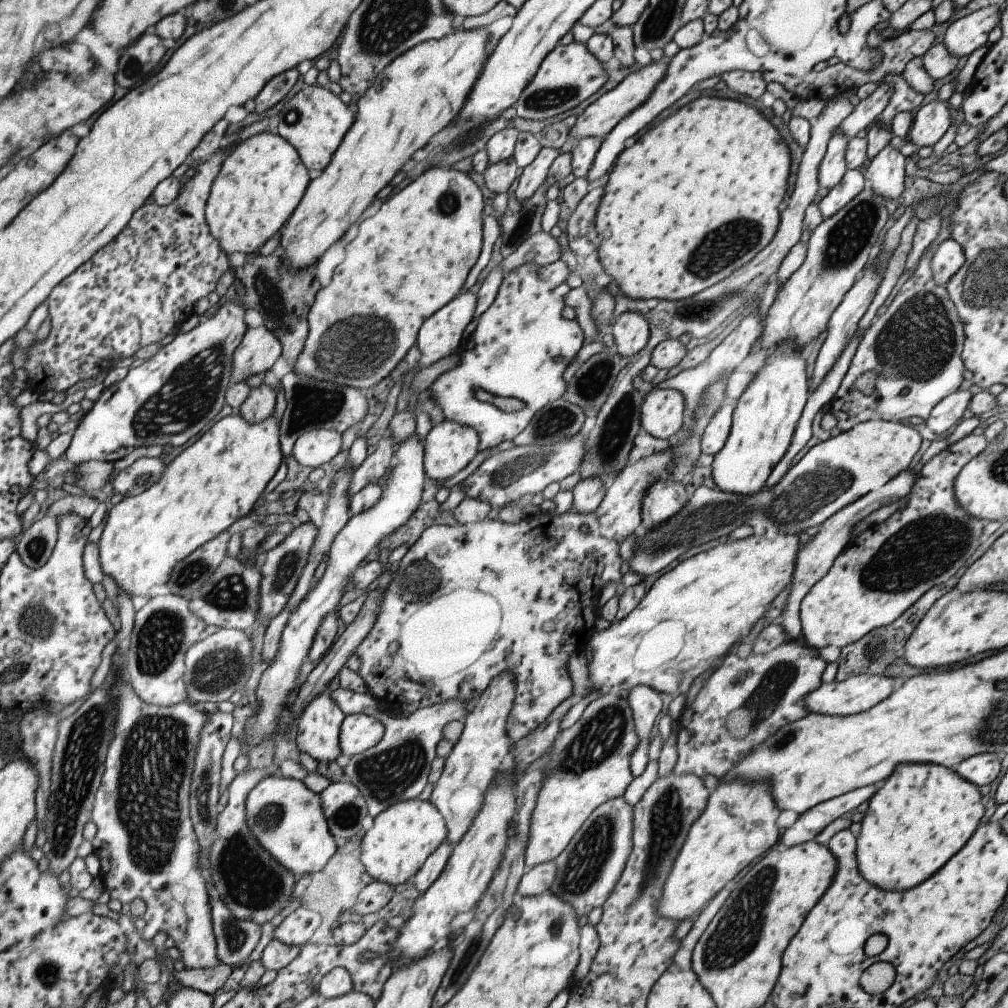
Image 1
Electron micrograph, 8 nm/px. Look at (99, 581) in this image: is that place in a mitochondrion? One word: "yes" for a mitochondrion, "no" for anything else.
no

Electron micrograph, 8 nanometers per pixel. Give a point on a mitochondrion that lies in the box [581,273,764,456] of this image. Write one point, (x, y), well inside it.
(701, 312)

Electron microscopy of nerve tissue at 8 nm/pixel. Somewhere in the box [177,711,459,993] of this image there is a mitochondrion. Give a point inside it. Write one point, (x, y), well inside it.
(241, 868)

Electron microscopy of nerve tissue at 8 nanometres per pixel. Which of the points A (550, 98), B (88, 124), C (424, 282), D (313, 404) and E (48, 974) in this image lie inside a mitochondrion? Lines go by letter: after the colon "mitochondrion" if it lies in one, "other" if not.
A: mitochondrion
B: other
C: other
D: mitochondrion
E: mitochondrion

